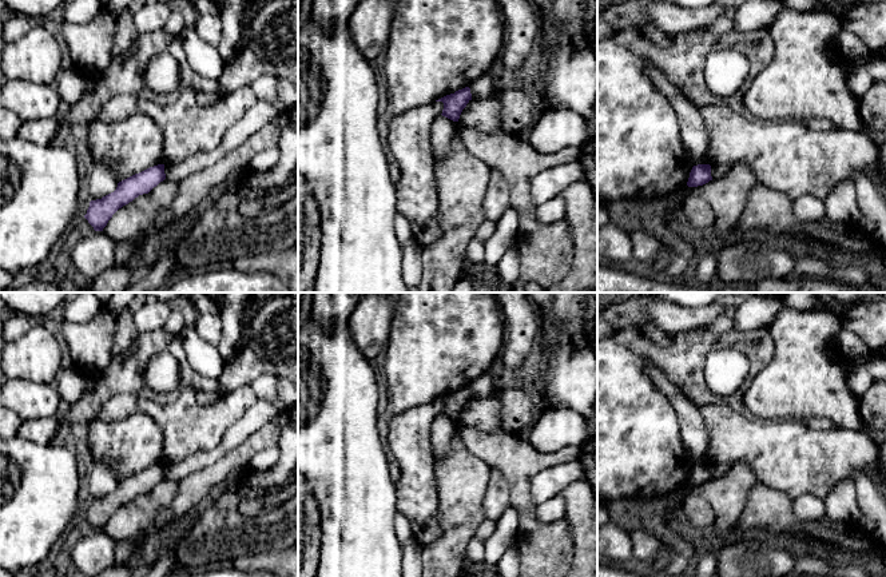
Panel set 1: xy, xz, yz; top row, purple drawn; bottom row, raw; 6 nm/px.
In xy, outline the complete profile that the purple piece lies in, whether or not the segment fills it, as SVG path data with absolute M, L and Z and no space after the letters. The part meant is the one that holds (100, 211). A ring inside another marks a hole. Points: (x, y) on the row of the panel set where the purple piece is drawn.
M164 164L150 167L118 183L114 192L102 199L91 200L84 218L95 231L103 231L112 215L123 206L143 194L148 194L154 187L166 179Z

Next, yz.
M698 164L698 166L692 167L687 186L698 187L698 186L703 186L703 184L708 183L710 180L712 180L711 166L710 164Z

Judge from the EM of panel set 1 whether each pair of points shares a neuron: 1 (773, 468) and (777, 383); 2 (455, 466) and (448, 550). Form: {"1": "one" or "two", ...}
{"1": "two", "2": "one"}

